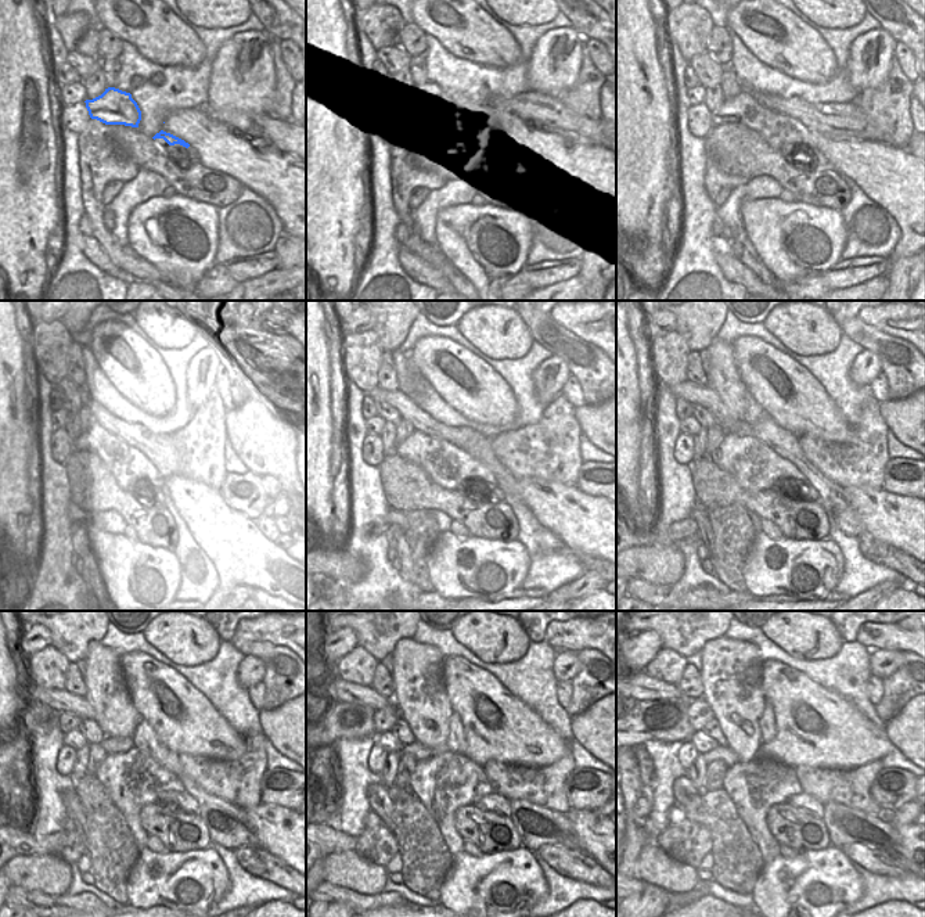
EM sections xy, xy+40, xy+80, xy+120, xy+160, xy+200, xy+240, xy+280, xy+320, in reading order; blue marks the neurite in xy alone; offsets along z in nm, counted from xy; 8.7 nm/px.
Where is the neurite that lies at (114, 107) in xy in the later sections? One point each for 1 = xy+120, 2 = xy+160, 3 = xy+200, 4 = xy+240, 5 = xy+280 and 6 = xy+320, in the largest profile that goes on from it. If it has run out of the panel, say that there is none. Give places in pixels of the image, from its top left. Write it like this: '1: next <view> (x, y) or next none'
1: next xy+120 (169, 443)
2: next xy+160 (472, 442)
3: next xy+200 (785, 443)
4: next xy+240 (227, 824)
5: next xy+280 (536, 826)
6: next xy+320 (845, 824)

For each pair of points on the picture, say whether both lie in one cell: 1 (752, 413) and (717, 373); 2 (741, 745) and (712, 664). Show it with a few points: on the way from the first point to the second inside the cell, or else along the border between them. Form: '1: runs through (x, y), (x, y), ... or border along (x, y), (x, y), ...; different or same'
1: runs through (742, 403), (726, 383); same
2: runs through (734, 725), (727, 718), (727, 690), (722, 684); same

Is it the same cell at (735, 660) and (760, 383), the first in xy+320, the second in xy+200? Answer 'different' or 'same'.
different

